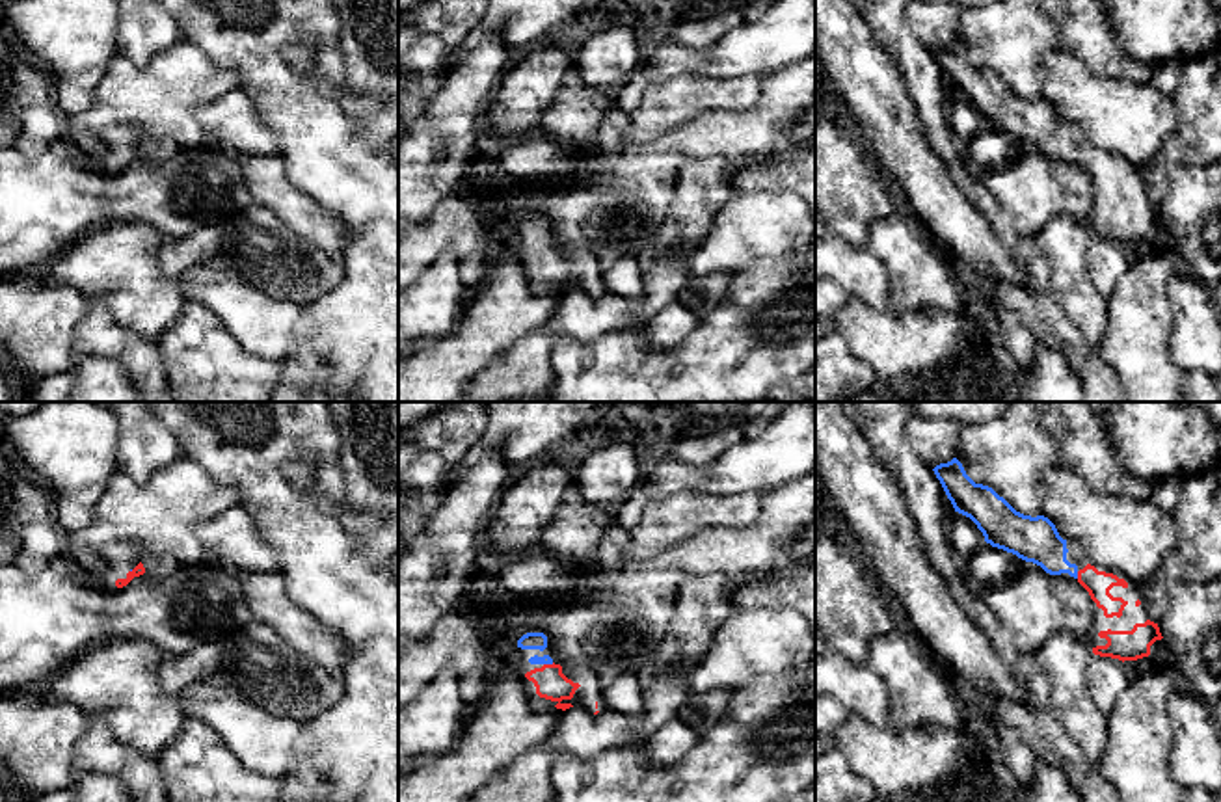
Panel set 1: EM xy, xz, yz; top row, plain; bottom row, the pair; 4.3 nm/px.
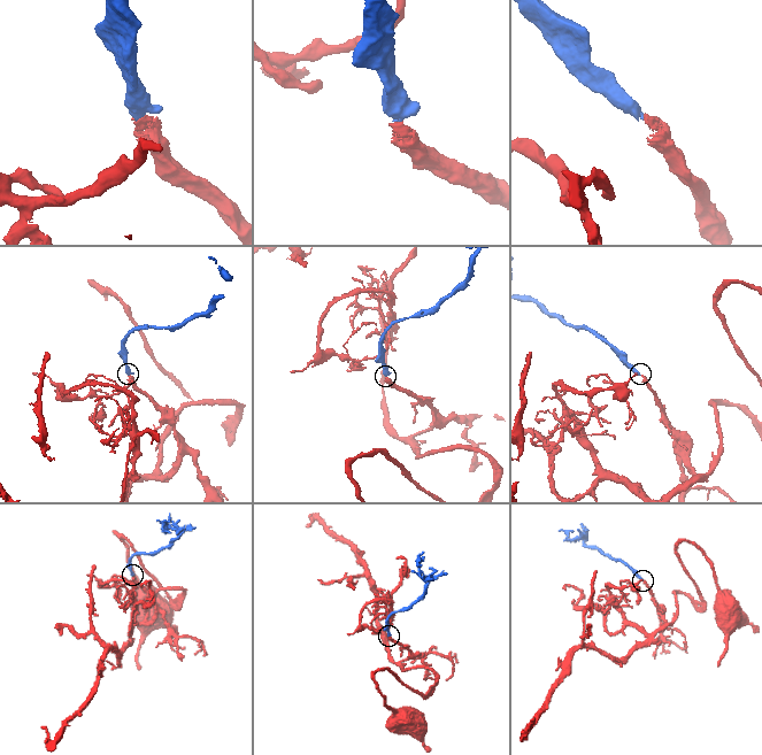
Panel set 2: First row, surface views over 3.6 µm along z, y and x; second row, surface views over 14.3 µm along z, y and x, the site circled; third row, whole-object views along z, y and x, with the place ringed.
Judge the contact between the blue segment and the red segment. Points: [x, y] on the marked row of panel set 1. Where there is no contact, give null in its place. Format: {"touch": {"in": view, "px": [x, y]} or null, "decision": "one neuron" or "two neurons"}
{"touch": {"in": "yz", "px": [1076, 575]}, "decision": "one neuron"}

